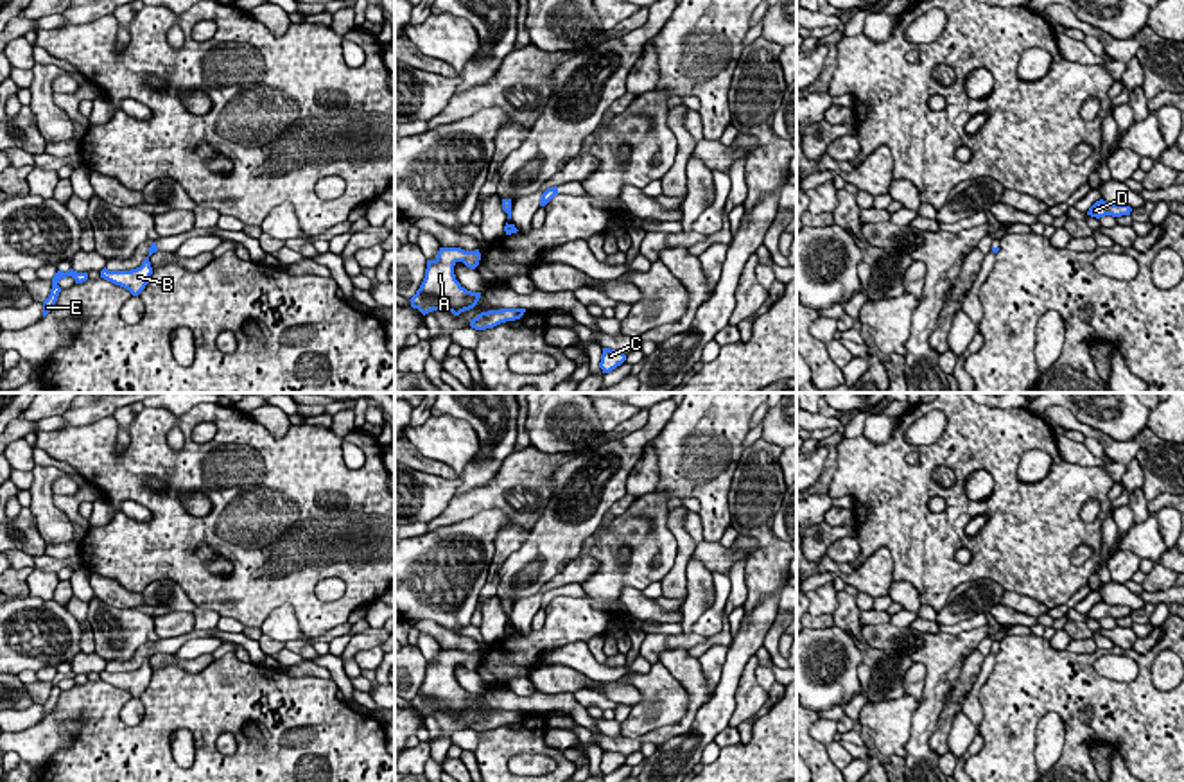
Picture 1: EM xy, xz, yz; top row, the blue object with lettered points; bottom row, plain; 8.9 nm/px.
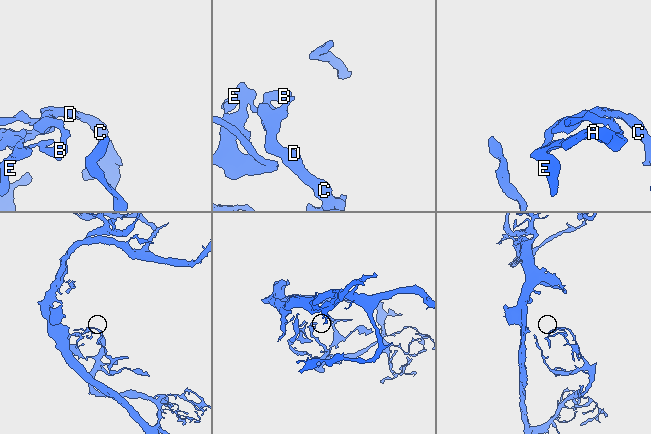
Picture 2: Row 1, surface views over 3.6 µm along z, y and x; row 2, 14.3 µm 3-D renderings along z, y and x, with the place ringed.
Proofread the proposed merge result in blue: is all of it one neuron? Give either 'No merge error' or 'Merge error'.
No merge error

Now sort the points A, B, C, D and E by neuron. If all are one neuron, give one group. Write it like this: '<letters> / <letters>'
A B C D E

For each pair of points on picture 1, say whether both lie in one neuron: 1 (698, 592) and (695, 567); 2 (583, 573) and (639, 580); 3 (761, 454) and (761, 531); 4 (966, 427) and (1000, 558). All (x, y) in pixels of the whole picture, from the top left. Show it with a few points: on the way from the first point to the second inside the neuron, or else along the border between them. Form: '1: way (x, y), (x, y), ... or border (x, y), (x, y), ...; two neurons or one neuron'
1: way (698, 587), (696, 573); one neuron
2: border (592, 556), (598, 569), (578, 583); two neurons
3: way (761, 474), (761, 512); one neuron
4: way (998, 460), (1005, 474), (1005, 526); one neuron

